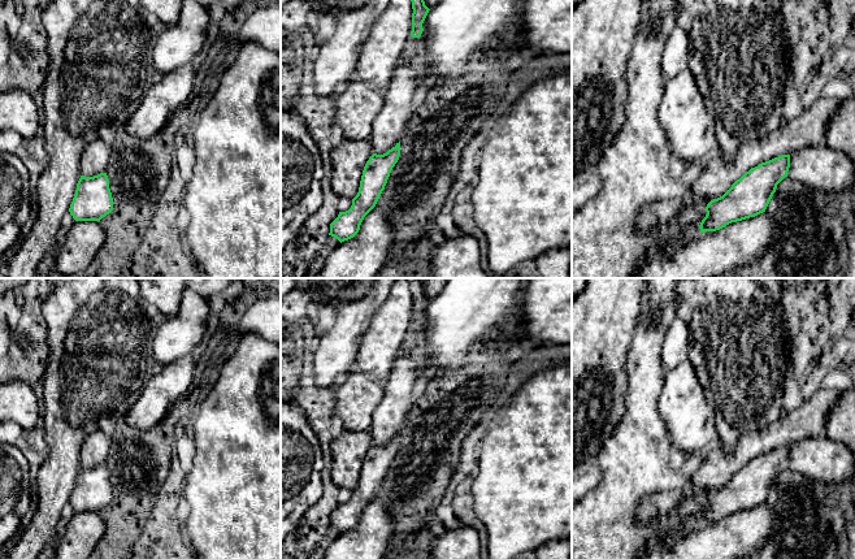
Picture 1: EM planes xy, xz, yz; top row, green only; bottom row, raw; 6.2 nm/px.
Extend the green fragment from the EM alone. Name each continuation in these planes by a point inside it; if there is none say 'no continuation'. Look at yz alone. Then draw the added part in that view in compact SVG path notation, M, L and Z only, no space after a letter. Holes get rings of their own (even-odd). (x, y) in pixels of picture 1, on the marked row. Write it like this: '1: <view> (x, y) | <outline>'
1: yz (810, 128) | M821 96L811 107L803 108L803 112L797 118L785 121L777 131L768 136L743 144L730 162L724 159L722 153L711 159L703 166L700 177L691 185L687 196L683 196L682 199L660 200L643 207L635 217L637 228L643 233L648 233L654 228L669 222L674 216L678 214L685 204L696 204L703 200L713 200L722 196L737 179L739 179L751 168L755 168L761 162L769 161L782 155L791 155L808 146L826 144L828 125L836 114L841 101L841 98Z

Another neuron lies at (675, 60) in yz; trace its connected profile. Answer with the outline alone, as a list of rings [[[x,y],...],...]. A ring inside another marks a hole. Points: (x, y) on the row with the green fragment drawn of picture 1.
[[[672,23],[661,57],[661,77],[664,82],[689,68],[689,47],[686,31]]]

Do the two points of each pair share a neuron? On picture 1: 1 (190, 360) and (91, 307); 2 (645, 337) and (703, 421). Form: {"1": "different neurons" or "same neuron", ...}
{"1": "different neurons", "2": "different neurons"}

